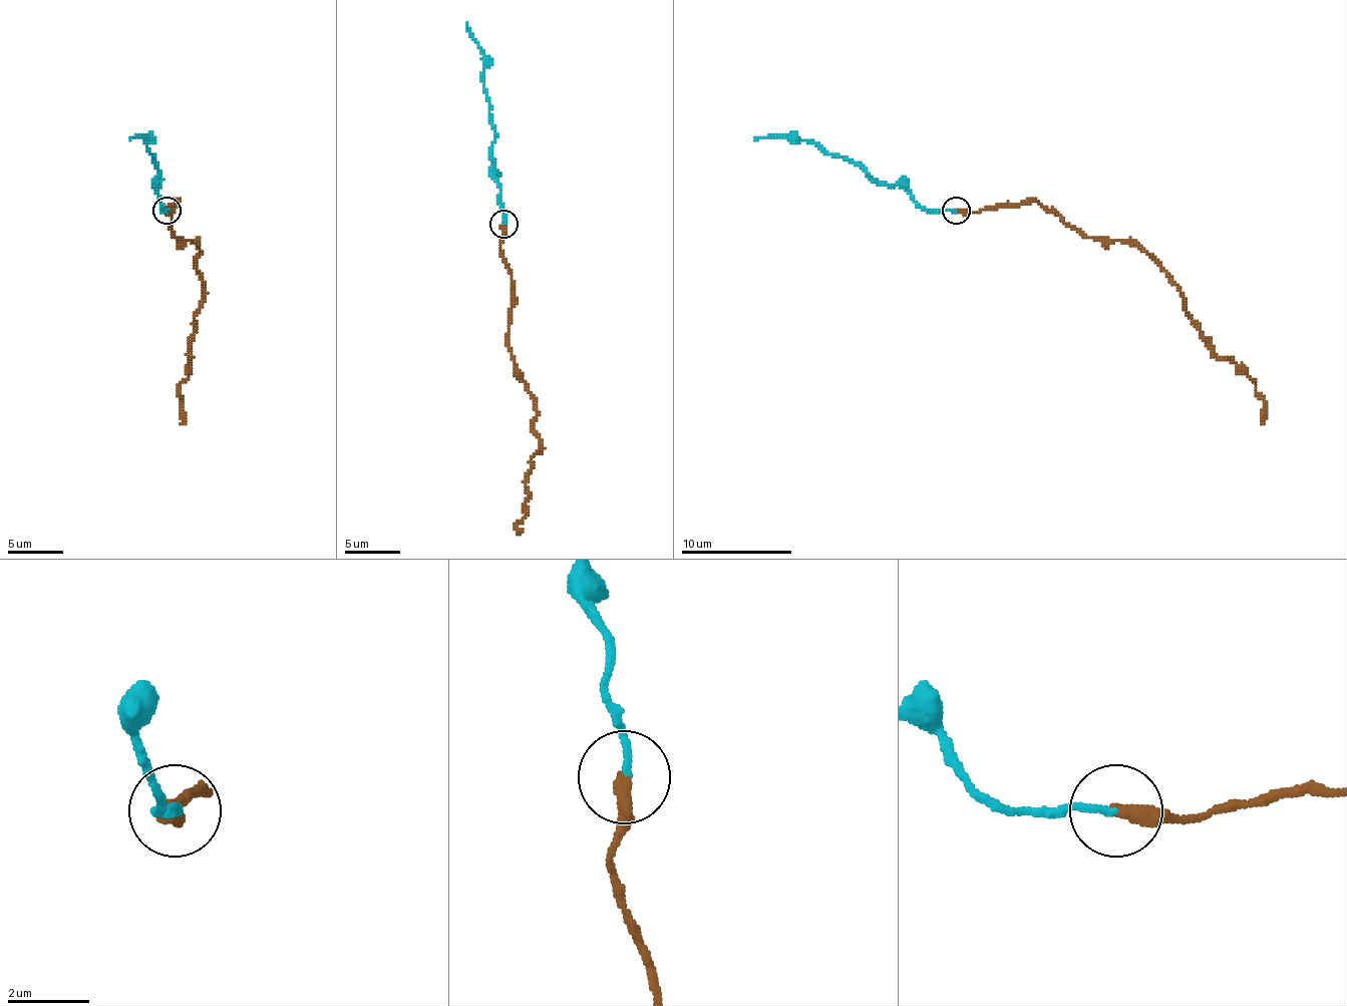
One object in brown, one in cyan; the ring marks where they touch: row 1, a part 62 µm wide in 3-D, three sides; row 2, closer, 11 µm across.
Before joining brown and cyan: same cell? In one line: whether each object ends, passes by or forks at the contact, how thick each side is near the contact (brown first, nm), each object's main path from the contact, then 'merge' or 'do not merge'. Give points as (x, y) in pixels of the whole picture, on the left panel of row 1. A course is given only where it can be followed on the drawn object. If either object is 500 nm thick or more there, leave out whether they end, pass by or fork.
brown ends; cyan ends; calibres 400 and 170 nm; course brown (165, 210), (175, 201), (175, 235), (197, 246), (202, 288), (189, 376), (180, 385), (186, 423); course cyan (165, 210), (154, 188), (157, 168), (146, 139), (143, 137), (129, 139); merge

